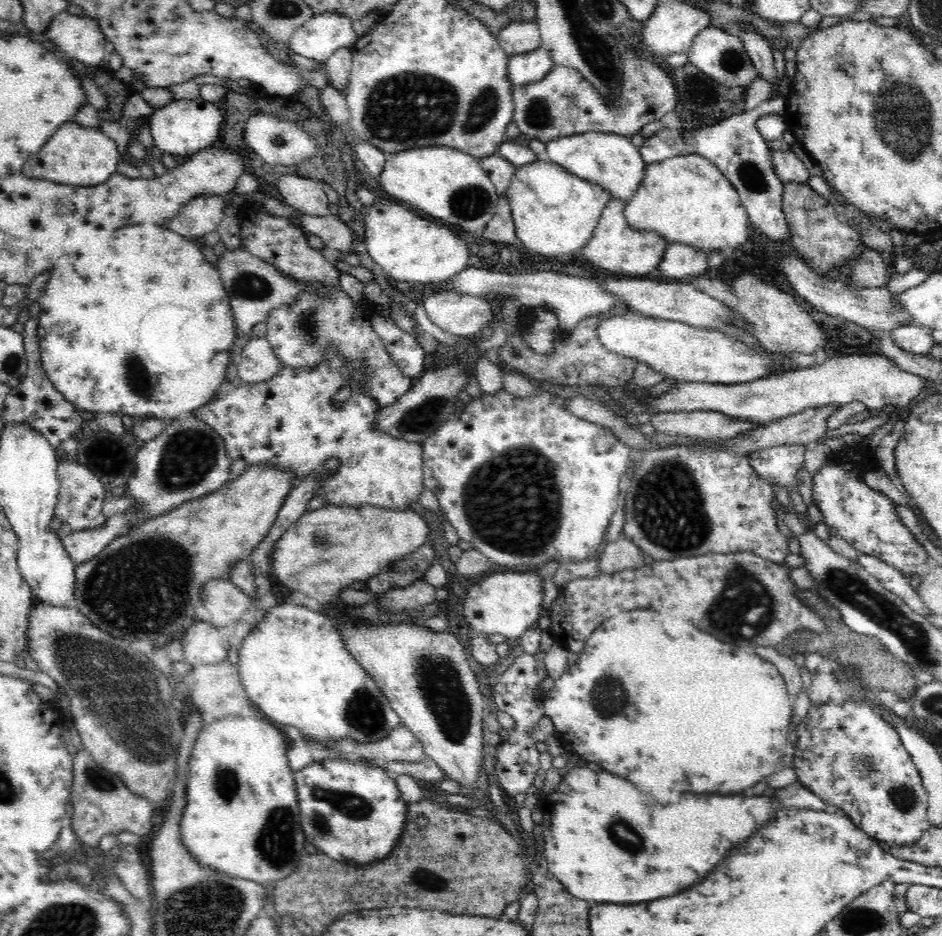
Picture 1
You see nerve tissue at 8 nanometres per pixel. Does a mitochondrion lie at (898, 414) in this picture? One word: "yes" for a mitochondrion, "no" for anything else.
no

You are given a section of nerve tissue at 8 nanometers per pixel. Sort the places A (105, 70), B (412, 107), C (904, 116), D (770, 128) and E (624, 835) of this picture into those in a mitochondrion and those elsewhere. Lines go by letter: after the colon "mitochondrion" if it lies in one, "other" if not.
A: other
B: mitochondrion
C: mitochondrion
D: other
E: mitochondrion

